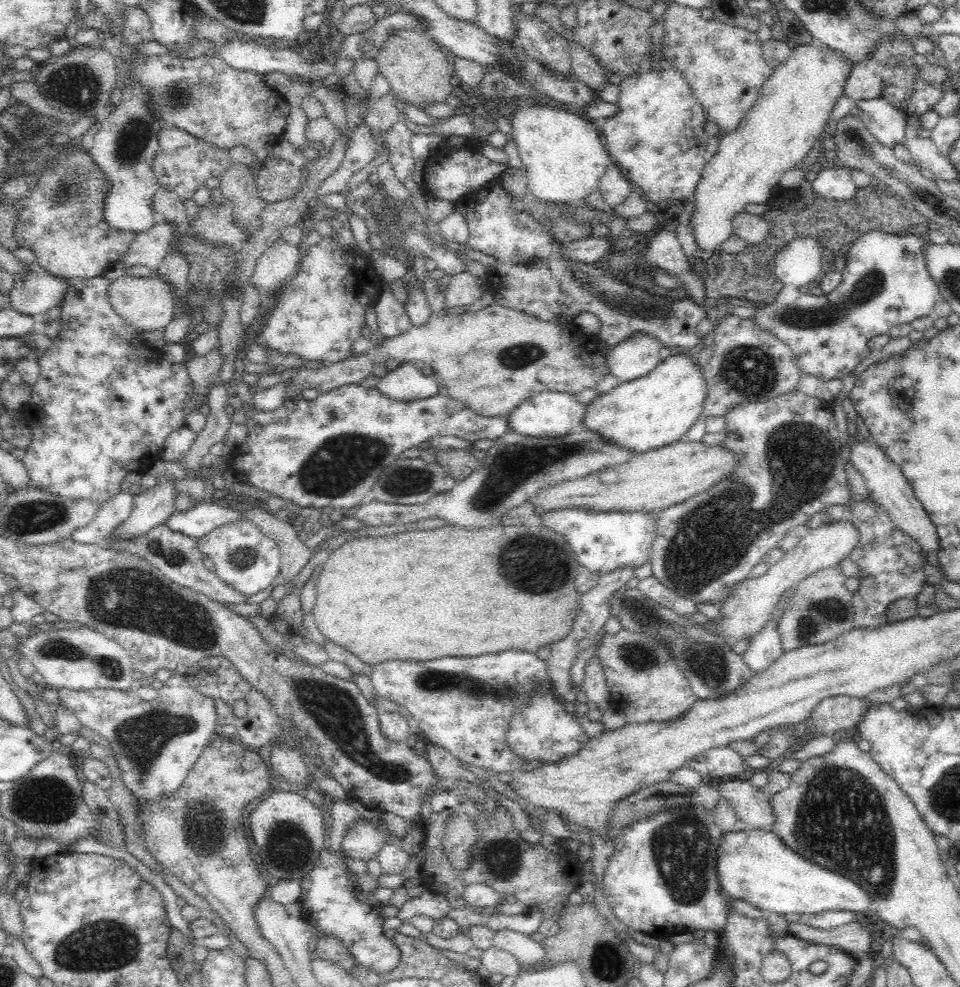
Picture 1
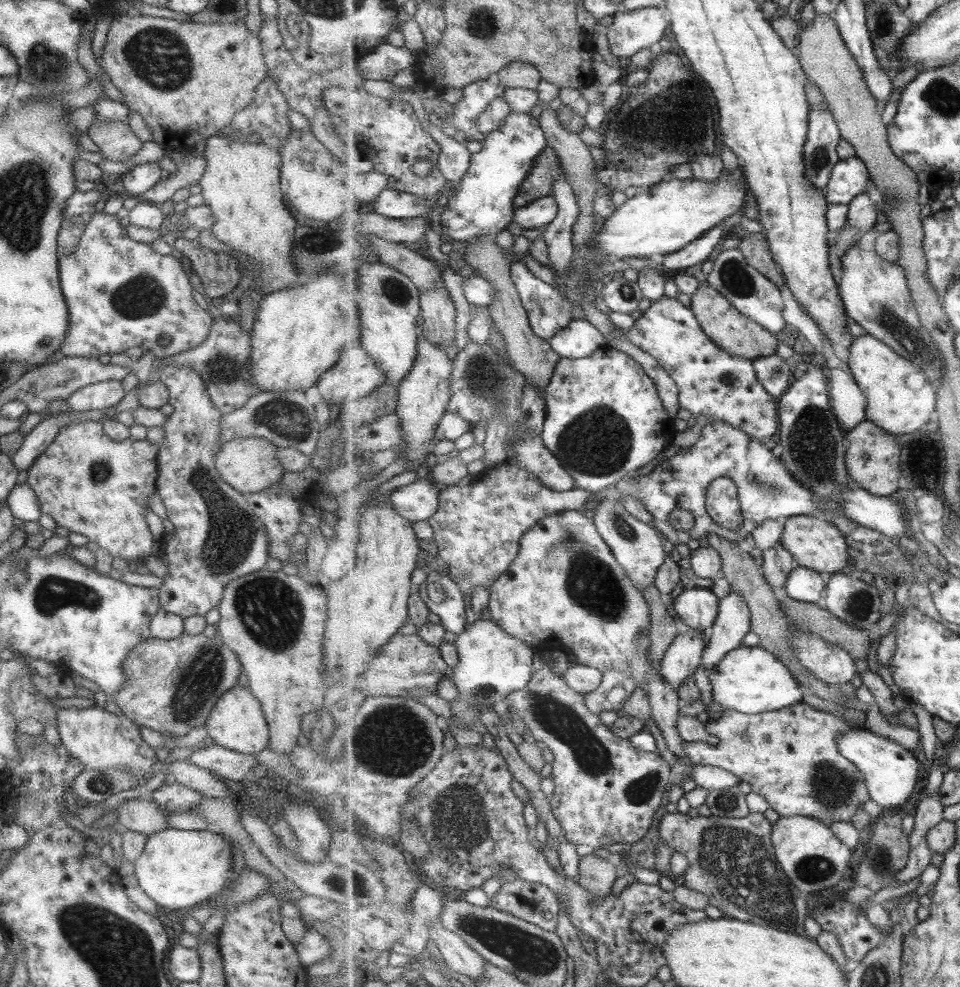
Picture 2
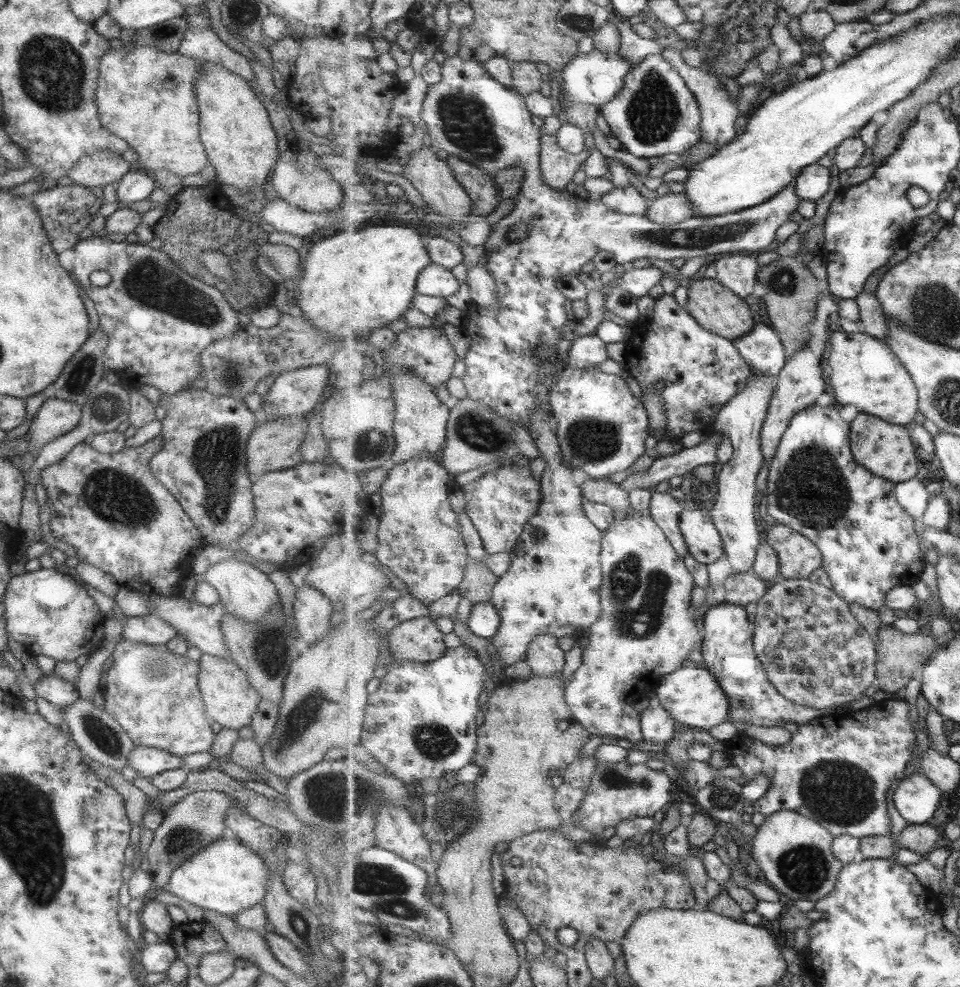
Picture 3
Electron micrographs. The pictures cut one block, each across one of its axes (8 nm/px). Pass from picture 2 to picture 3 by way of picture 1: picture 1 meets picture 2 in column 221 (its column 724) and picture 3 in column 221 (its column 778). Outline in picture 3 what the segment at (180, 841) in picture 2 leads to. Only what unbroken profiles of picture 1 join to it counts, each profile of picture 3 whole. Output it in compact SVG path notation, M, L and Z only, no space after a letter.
M224 832L209 846L175 867L165 890L199 908L230 917L262 902L268 889L267 879L269 868L262 858L230 833Z

